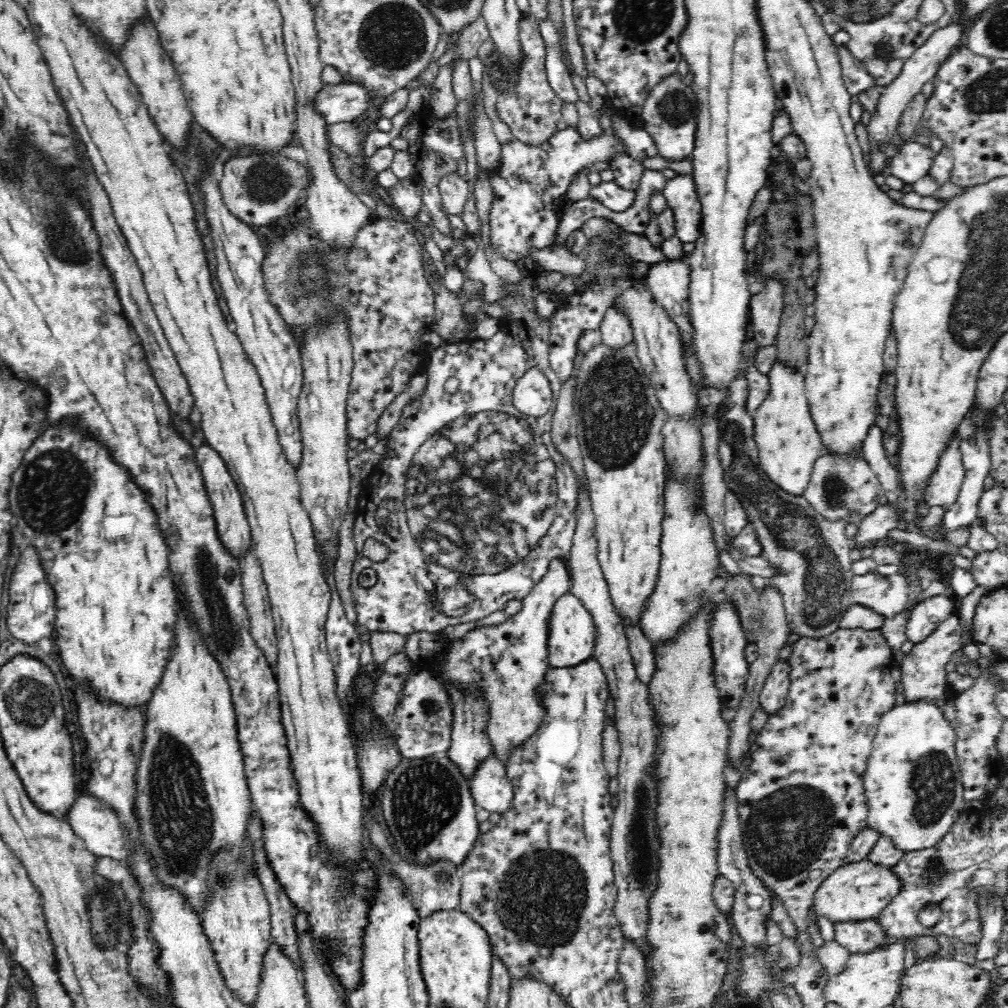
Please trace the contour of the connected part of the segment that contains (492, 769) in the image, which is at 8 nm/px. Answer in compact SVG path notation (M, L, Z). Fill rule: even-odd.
M492 752L473 770L471 794L478 809L501 814L513 799L514 788L509 780L507 768L500 757Z

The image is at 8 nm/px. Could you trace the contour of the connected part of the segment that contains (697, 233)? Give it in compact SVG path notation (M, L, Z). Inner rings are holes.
M693 176L667 180L663 195L674 212L675 236L681 243L696 243L703 232L703 205Z

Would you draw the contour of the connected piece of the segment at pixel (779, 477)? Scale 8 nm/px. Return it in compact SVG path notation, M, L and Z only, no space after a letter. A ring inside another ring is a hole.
M776 361L767 376L768 396L753 416L754 440L758 445L761 467L769 479L784 492L803 496L815 463L826 451L824 439L809 409L805 393L805 375Z

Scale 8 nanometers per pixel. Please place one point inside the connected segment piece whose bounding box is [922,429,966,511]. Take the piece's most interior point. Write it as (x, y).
(943, 485)

